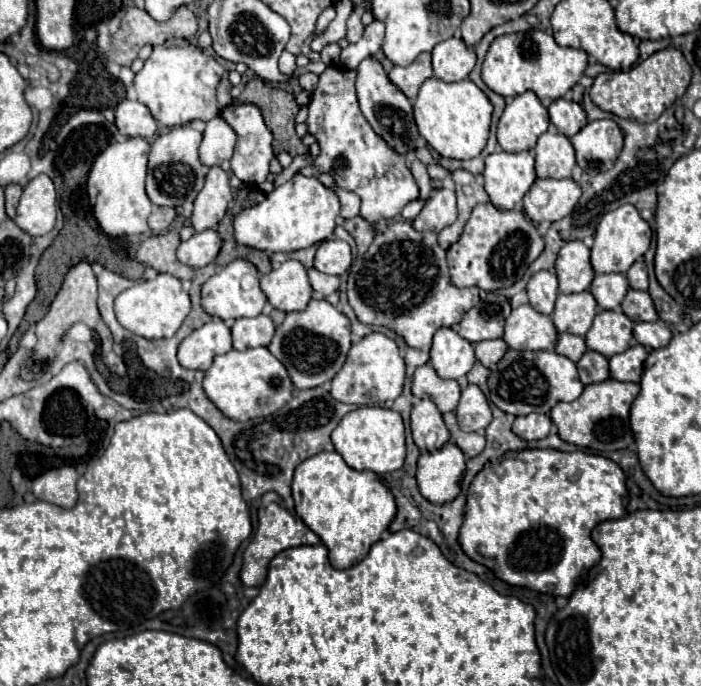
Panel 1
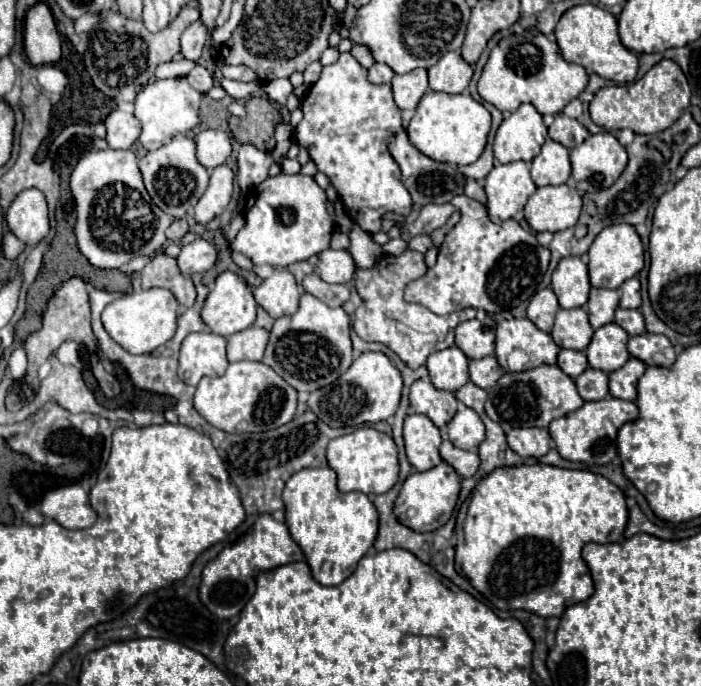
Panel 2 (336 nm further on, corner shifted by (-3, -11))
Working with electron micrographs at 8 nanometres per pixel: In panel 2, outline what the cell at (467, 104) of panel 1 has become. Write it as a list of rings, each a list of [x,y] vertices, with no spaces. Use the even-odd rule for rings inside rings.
[[[428,92],[422,96],[414,118],[410,120],[406,134],[410,142],[428,158],[446,164],[474,164],[486,146],[492,116],[470,94],[446,94]]]

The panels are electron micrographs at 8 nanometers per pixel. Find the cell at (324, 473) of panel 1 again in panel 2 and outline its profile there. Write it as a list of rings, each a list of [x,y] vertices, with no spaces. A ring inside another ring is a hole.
[[[304,468],[296,472],[286,482],[282,500],[286,504],[286,526],[290,530],[290,536],[302,548],[312,576],[324,586],[336,586],[346,580],[354,572],[360,558],[372,548],[378,536],[380,520],[372,500],[364,492],[340,492],[336,486],[336,472],[332,468]]]

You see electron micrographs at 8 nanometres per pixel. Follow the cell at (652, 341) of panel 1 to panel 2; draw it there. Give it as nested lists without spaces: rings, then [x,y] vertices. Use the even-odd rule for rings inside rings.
[[[644,332],[628,340],[628,350],[646,366],[672,366],[676,360],[674,346],[664,334]]]

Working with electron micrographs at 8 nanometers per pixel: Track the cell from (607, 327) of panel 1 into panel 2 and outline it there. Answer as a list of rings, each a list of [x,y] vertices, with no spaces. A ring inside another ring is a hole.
[[[616,322],[598,328],[586,348],[586,358],[592,368],[598,368],[606,374],[622,368],[630,358],[628,332]]]

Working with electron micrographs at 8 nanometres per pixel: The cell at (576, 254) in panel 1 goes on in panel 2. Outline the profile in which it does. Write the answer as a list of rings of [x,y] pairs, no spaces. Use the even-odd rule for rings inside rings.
[[[578,256],[562,258],[552,274],[552,290],[562,308],[578,308],[588,302],[590,280],[586,261]]]

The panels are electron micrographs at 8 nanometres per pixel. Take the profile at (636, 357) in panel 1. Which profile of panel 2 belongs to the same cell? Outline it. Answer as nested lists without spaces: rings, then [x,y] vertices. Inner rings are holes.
[[[630,358],[622,368],[610,374],[610,394],[622,400],[636,400],[636,386],[640,376],[644,374],[646,364],[642,360]]]

